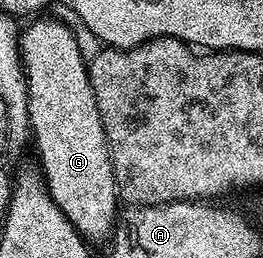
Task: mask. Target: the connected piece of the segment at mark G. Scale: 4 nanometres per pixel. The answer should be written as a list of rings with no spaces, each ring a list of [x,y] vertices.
[[[39,16],[32,26],[22,27],[19,36],[19,51],[22,54],[24,76],[27,77],[29,100],[29,120],[33,150],[39,153],[38,165],[41,167],[47,190],[53,196],[57,208],[75,225],[75,230],[84,240],[99,242],[110,235],[116,221],[117,187],[111,163],[111,149],[101,124],[101,112],[97,112],[97,100],[93,96],[91,81],[87,75],[88,63],[77,48],[75,32],[54,16]]]

